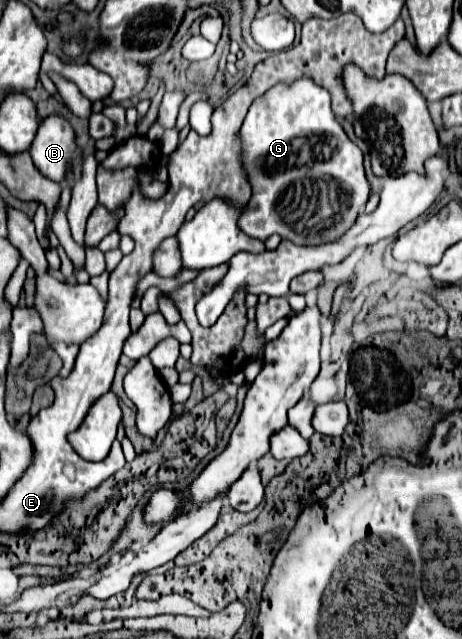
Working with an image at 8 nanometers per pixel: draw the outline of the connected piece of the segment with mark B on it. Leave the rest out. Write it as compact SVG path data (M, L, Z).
M58 115L46 117L40 123L40 131L30 147L30 155L36 169L56 183L62 183L68 171L74 171L84 157L70 123Z

